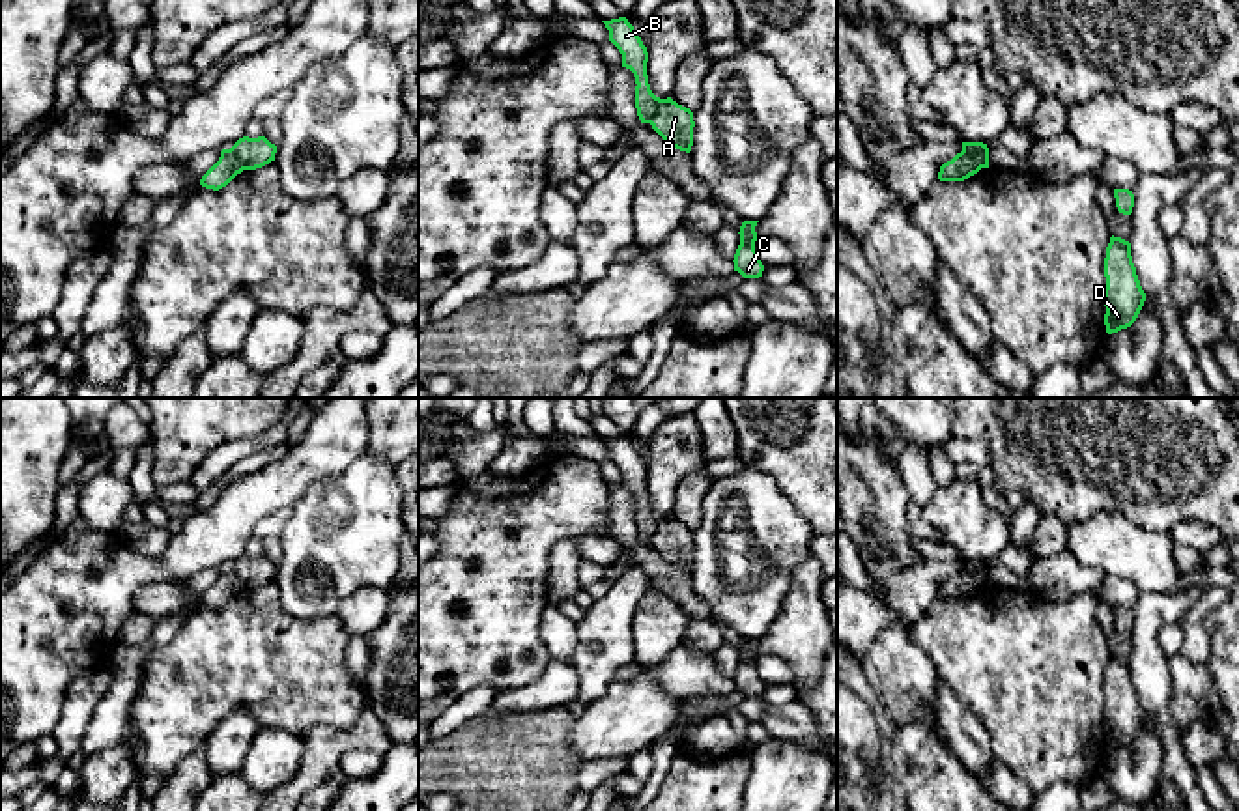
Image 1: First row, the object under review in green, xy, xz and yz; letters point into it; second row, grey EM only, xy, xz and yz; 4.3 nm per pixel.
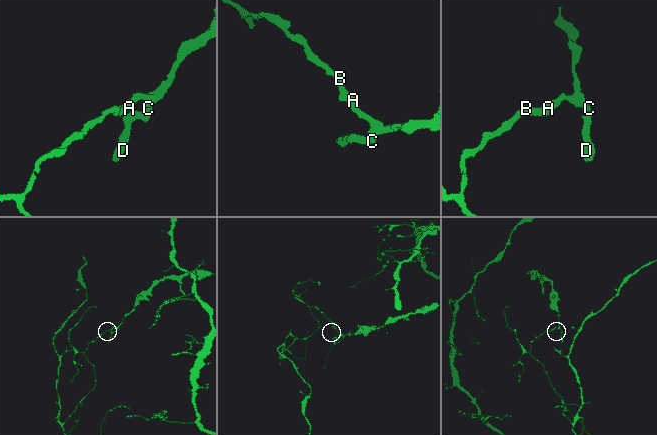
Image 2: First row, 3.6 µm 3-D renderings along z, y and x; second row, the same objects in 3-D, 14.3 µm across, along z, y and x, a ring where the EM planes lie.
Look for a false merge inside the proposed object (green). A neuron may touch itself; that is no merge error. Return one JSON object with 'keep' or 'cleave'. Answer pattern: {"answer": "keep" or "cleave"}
{"answer": "cleave"}

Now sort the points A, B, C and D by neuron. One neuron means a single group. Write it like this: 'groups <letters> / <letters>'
groups A C D / B

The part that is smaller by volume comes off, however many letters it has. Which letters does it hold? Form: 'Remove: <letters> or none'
Remove: A, C, D

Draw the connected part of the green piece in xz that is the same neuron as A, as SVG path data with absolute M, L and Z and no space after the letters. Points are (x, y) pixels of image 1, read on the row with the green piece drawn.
M671 97L662 99L648 121L652 129L673 148L690 153L693 146L693 112Z

